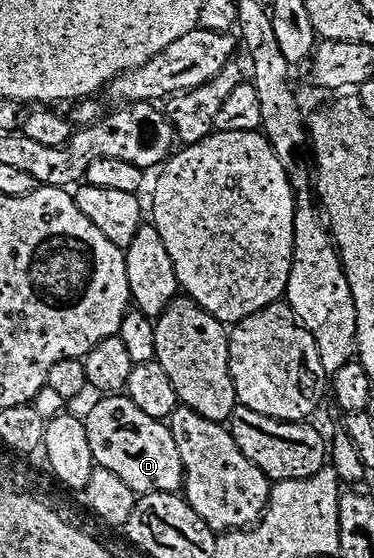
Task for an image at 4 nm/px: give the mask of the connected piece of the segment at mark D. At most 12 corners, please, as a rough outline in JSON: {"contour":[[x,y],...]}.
{"contour":[[125,395],[83,417],[89,451],[136,495],[179,493],[166,420]]}

